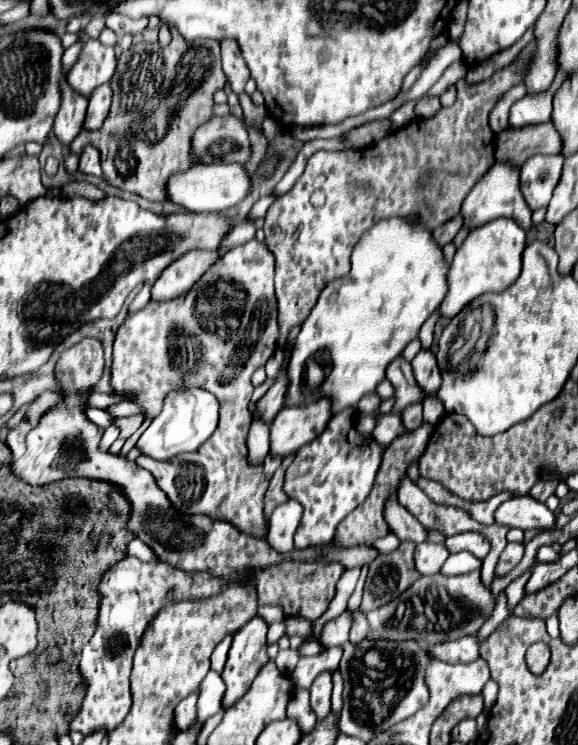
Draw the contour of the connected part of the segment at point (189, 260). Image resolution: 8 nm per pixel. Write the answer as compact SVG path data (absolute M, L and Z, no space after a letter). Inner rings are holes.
M192 250L174 260L154 282L150 302L166 302L182 296L196 284L196 280L218 260L218 252Z

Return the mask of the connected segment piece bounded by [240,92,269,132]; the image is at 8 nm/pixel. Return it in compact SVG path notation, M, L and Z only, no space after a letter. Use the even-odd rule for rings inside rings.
M244 92L244 96L240 94L240 106L242 106L246 123L259 129L258 132L262 132L262 122L269 115L268 108L256 108L256 104L252 102L252 98L246 92Z

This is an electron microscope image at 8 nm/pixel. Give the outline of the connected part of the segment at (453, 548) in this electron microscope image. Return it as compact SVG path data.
M464 532L464 534L456 534L452 538L444 540L444 546L448 548L448 552L462 552L468 550L472 552L476 558L486 558L486 554L490 552L490 542L482 536L482 534L474 534L474 532Z

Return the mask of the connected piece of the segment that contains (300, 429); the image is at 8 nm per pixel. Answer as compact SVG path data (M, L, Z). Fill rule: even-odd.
M328 400L306 408L282 408L270 424L270 452L274 456L292 454L322 434L332 418Z

